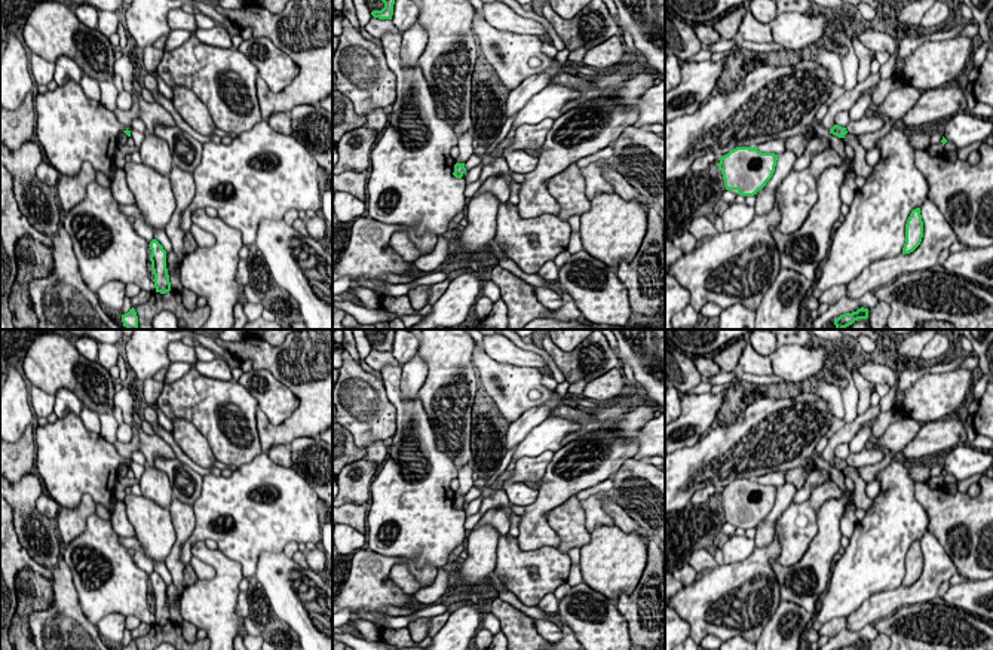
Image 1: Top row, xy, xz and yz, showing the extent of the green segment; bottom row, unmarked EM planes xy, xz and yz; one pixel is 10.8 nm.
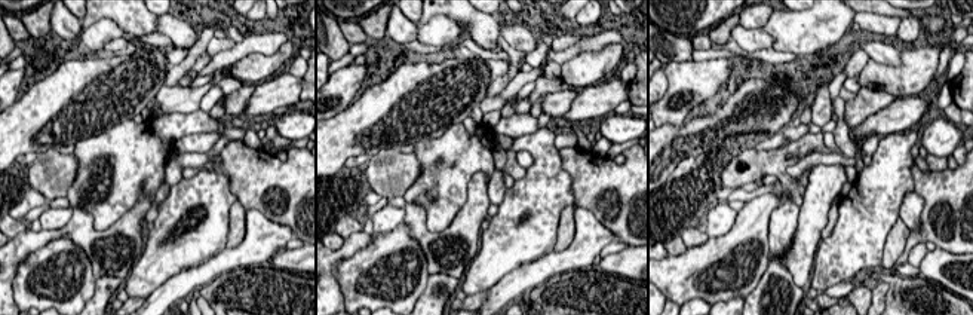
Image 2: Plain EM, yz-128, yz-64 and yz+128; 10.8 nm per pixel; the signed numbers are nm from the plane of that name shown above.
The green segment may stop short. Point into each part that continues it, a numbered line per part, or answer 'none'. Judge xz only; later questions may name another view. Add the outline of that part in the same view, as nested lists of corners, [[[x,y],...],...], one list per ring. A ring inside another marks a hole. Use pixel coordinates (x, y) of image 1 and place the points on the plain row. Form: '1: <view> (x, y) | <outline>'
none

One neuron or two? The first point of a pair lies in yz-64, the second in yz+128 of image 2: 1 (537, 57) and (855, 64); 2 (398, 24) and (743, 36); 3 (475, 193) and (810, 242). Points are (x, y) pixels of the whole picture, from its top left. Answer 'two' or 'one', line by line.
1: one
2: one
3: one

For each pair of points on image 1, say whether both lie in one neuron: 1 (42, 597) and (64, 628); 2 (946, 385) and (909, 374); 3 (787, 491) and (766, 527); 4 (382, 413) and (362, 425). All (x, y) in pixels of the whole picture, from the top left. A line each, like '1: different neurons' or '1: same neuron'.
1: different neurons
2: different neurons
3: same neuron
4: same neuron

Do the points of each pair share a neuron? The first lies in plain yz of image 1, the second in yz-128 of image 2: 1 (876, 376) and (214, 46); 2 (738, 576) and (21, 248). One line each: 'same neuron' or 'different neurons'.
1: different neurons
2: different neurons

